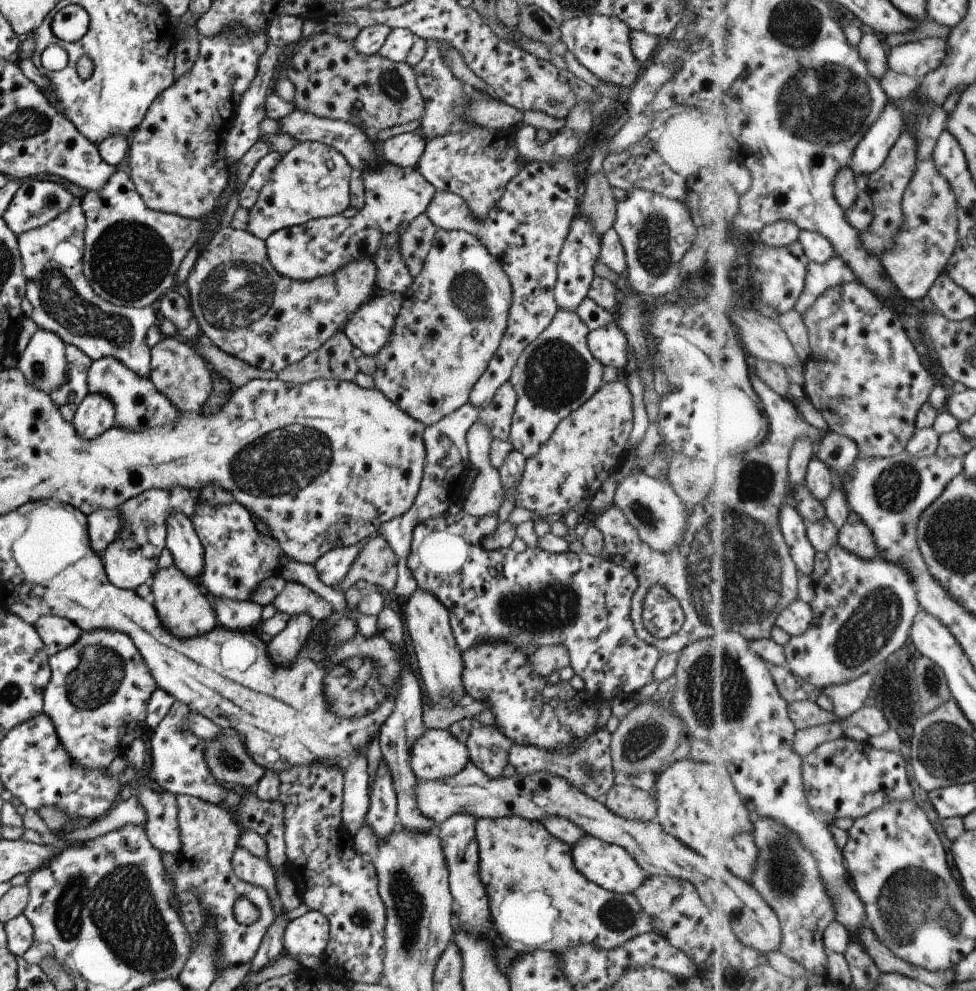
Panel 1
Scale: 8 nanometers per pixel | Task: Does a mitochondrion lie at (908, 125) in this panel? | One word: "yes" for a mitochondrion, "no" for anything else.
no

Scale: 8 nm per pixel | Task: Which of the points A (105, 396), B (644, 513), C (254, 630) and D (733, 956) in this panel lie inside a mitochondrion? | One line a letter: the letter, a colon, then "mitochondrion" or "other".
A: other
B: mitochondrion
C: other
D: other

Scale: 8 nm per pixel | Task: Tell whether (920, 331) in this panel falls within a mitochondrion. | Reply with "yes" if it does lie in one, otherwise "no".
no

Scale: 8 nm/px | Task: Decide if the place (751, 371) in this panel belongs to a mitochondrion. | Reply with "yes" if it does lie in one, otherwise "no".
no

